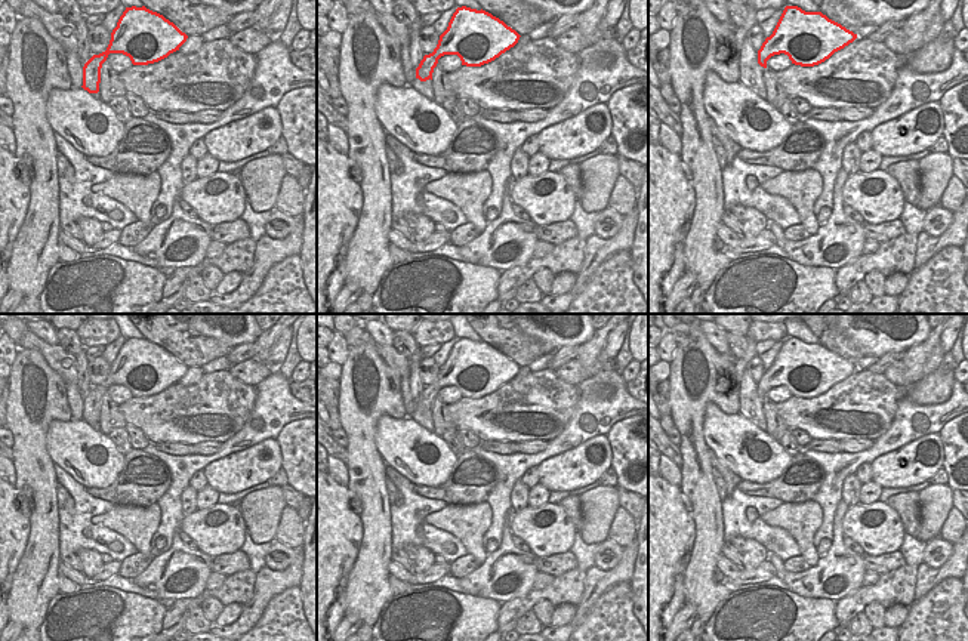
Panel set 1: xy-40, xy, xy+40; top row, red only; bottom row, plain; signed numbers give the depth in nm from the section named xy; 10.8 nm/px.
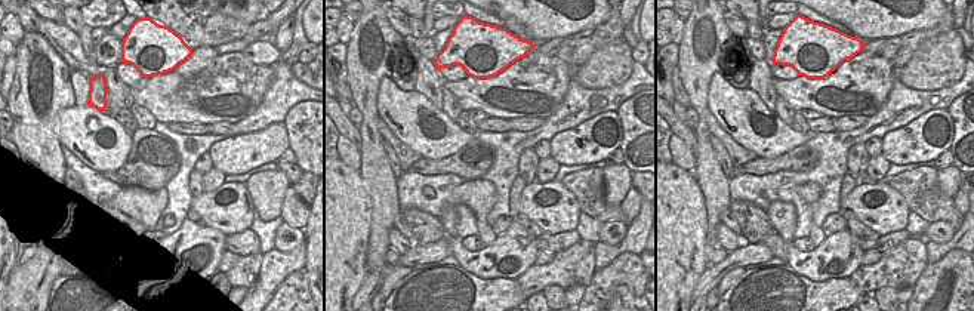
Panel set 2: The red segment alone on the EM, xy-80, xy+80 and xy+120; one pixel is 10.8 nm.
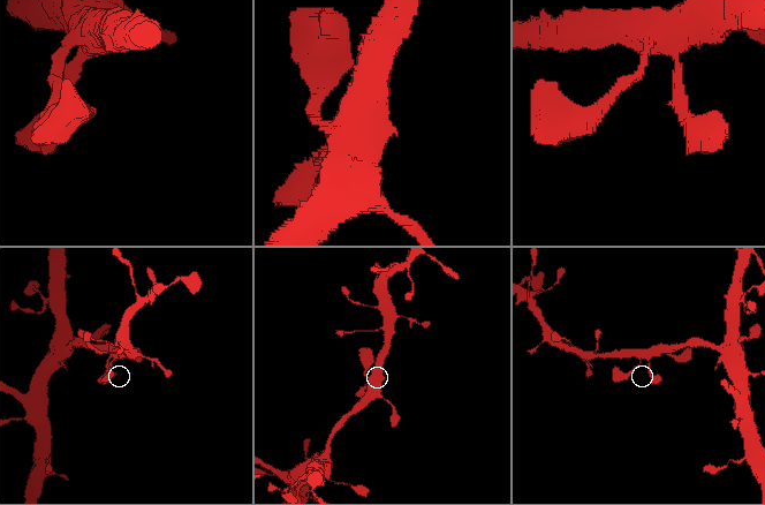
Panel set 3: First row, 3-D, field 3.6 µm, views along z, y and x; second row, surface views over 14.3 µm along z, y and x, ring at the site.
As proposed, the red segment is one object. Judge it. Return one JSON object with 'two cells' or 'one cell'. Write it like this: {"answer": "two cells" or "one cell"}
{"answer": "one cell"}

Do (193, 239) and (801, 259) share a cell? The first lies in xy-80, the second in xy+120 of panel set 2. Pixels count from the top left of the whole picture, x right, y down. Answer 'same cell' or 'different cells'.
same cell

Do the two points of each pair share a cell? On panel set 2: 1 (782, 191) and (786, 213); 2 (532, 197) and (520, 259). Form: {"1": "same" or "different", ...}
{"1": "different", "2": "different"}

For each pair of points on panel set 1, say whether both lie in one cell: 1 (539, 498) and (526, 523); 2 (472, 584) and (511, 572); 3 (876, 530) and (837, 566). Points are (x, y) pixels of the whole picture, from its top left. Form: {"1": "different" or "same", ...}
{"1": "different", "2": "same", "3": "different"}

